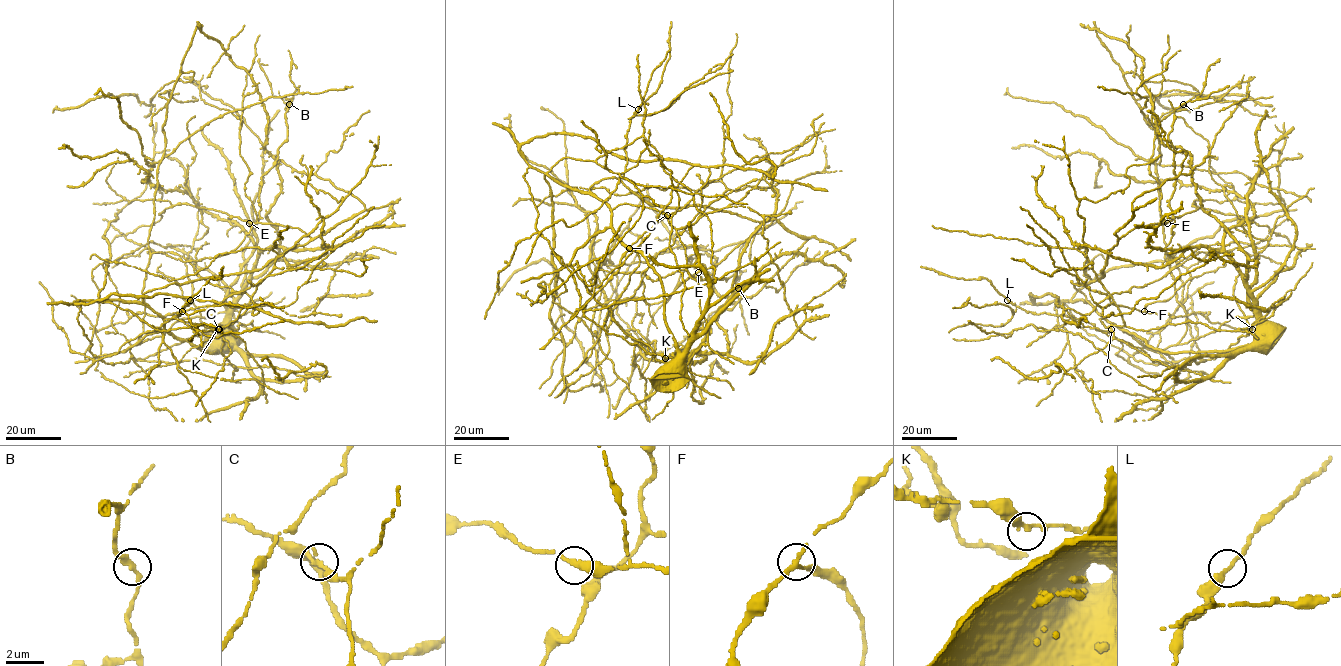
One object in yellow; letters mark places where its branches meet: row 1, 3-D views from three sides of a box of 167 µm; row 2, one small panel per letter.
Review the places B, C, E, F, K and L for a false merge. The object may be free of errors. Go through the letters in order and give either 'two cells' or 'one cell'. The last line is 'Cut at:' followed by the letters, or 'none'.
B: one cell
C: two cells
E: one cell
F: one cell
K: one cell
L: one cell
Cut at: C

